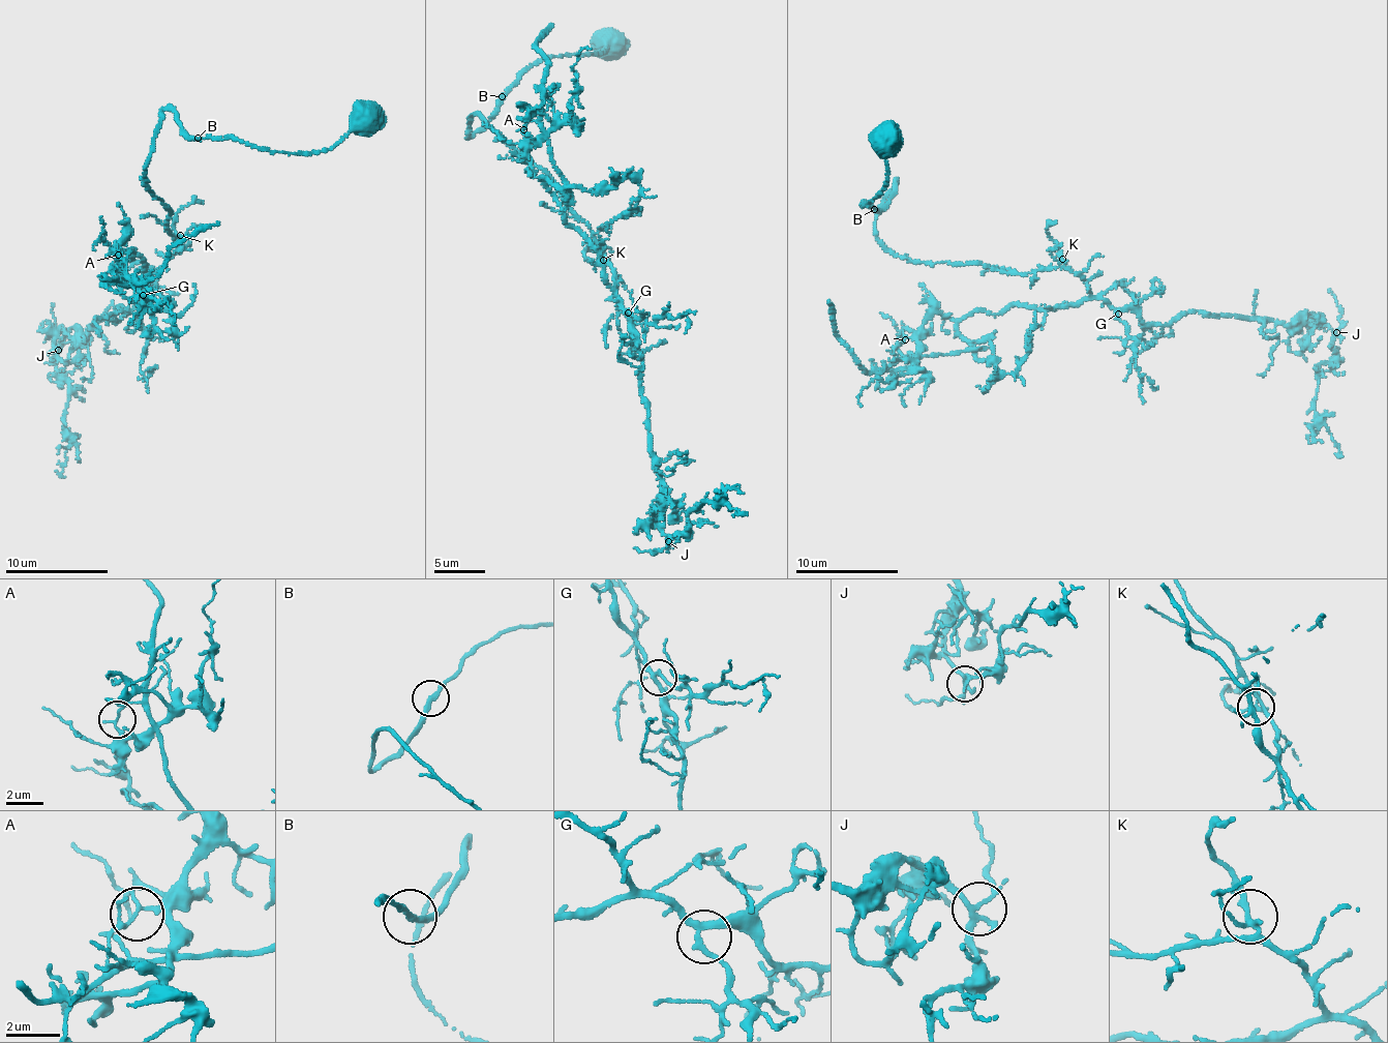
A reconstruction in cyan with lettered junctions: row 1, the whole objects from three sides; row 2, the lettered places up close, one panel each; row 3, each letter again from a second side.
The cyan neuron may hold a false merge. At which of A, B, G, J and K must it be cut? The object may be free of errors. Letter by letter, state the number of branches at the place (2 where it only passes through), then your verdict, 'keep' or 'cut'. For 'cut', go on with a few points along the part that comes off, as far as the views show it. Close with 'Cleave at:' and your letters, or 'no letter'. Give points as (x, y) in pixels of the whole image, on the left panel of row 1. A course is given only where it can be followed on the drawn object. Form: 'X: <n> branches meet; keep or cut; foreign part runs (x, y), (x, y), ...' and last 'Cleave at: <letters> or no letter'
A: 2 branches meet; cut; foreign part runs (119, 256), (130, 280), (139, 284), (162, 271), (171, 249), (219, 222)
B: 2 branches meet; keep
G: 3 branches meet; keep
J: 4 branches meet; keep
K: 4 branches meet; keep
Cleave at: A

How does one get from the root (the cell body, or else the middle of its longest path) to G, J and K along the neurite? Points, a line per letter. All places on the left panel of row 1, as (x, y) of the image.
G: (365, 121), (328, 149), (303, 154), (193, 140), (176, 114), (161, 113), (144, 168), (178, 242), (143, 295)
J: (365, 121), (303, 154), (193, 140), (166, 110), (144, 168), (177, 250), (133, 309), (114, 308), (58, 350)
K: (365, 121), (328, 149), (303, 154), (193, 140), (166, 110), (144, 168), (172, 235), (180, 235)

